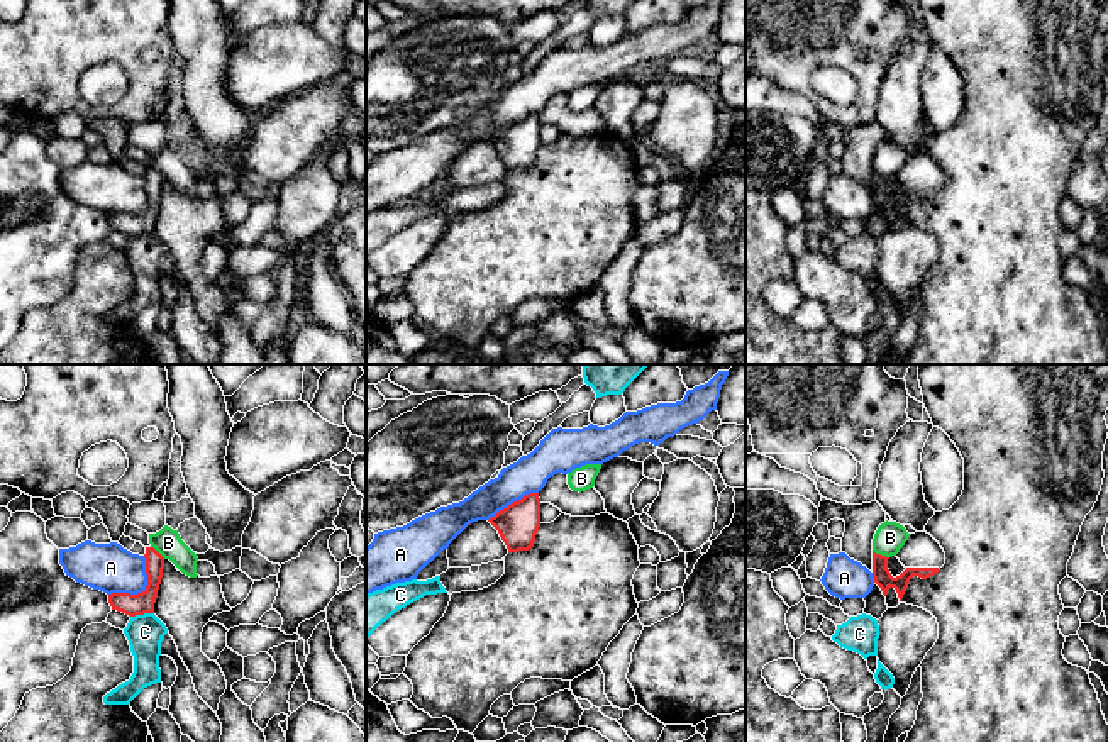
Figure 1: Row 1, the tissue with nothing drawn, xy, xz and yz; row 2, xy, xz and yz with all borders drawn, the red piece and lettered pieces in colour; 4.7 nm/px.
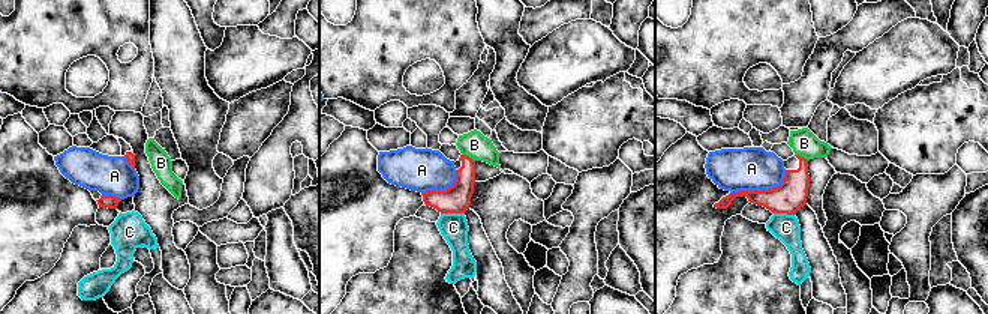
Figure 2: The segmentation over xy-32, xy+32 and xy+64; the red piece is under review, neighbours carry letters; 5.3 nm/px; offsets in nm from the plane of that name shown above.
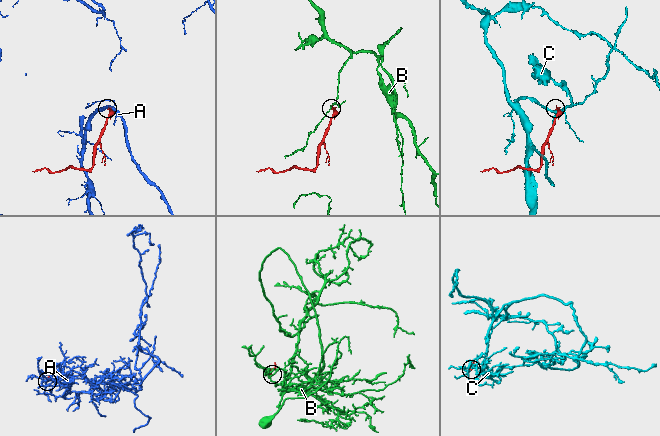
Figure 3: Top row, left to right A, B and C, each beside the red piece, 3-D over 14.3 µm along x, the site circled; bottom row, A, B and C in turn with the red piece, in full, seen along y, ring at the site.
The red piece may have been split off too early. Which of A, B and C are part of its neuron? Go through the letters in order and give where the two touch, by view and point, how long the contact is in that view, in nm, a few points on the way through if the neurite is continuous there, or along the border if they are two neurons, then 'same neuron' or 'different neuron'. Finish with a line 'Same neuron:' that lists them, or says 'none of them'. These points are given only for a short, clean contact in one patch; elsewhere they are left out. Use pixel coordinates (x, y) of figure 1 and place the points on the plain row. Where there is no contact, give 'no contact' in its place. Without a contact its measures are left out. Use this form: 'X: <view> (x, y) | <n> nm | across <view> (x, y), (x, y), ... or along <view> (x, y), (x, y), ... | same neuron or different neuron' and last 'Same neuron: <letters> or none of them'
A: xy (143, 212) | 260 nm | different neuron
B: yz (880, 175) | 90 nm | along yz (873, 170), (888, 178) | different neuron
C: xy (141, 234) | 110 nm | along xy (153, 232), (131, 238) | different neuron
Same neuron: none of them

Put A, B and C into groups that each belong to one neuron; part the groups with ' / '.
A / B / C

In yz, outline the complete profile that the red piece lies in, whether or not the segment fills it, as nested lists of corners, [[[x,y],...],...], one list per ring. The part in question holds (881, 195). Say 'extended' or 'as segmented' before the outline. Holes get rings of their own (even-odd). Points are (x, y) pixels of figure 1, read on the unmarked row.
extended; [[[915,152],[908,158],[905,166],[896,174],[900,183],[906,188],[900,197],[893,198],[888,190],[886,176],[873,171],[873,198],[881,208],[883,215],[888,215],[889,208],[895,208],[901,222],[908,203],[913,197],[927,200],[939,193],[945,185],[945,173],[940,164],[927,152]]]

